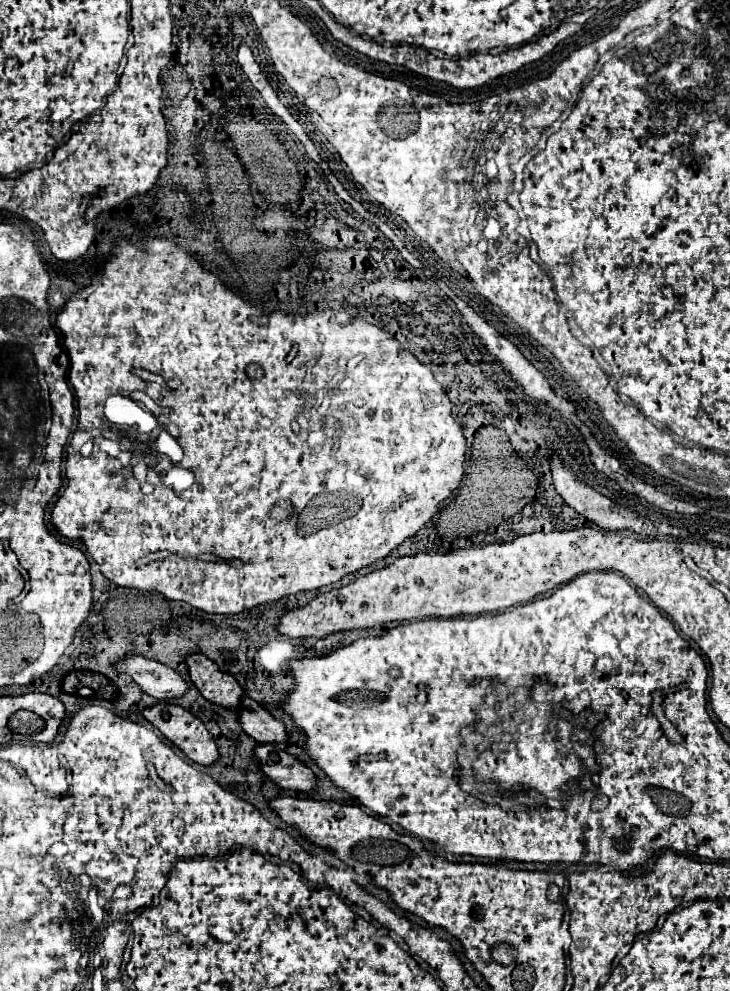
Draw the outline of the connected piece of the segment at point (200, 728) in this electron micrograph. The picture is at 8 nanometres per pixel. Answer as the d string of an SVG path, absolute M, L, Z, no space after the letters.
M156 703L144 709L142 715L194 763L212 765L218 759L214 737L206 733L204 723L190 711L170 703Z

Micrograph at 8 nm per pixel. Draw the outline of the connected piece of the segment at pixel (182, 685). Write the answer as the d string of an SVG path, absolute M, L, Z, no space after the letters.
M126 657L112 661L112 669L116 673L124 673L134 679L134 683L156 699L174 699L186 693L188 683L170 667L146 659L146 657Z

